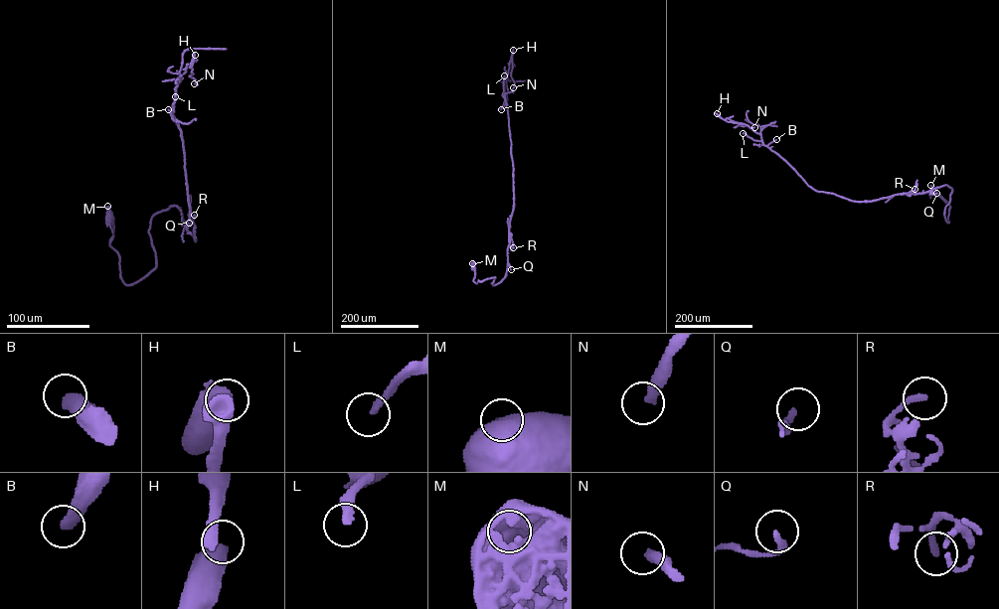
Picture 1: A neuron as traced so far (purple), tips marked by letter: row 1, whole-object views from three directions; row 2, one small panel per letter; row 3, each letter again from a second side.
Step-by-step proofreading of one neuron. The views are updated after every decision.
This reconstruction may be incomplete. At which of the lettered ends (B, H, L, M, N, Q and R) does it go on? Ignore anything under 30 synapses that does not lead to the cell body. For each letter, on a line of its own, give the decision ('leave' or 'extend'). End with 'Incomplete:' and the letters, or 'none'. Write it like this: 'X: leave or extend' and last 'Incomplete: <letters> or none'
B: extend
H: leave
L: leave
M: leave
N: extend
Q: leave
R: leave
Incomplete: B, N

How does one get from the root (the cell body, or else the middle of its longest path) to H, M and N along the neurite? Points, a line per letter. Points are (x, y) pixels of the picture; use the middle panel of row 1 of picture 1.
H: (513, 189), (508, 111), (502, 95), (513, 50)
M: (513, 189), (505, 277), (494, 285), (491, 283), (495, 277), (475, 283), (472, 263)
N: (513, 189), (508, 111), (502, 95), (512, 58), (513, 87)

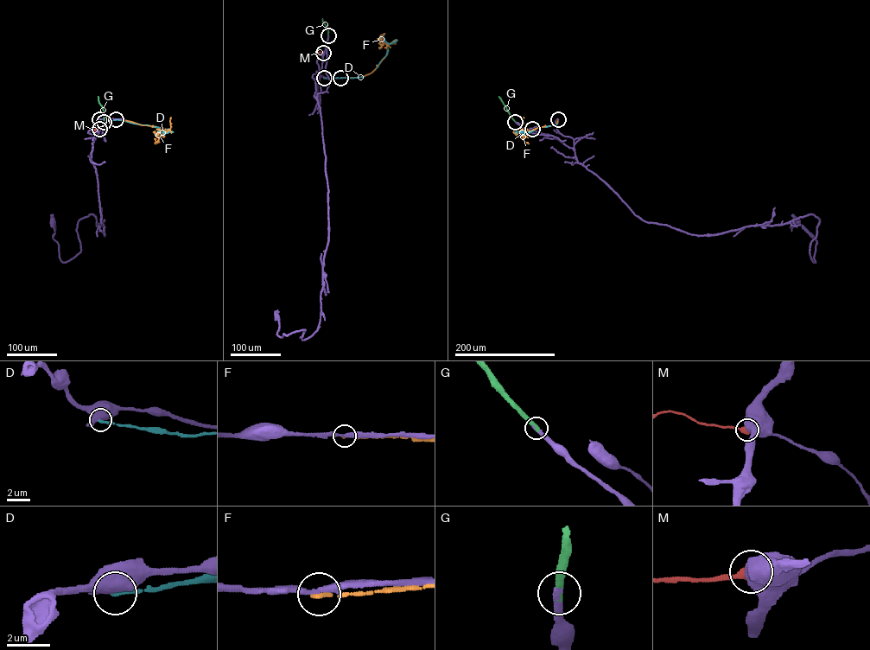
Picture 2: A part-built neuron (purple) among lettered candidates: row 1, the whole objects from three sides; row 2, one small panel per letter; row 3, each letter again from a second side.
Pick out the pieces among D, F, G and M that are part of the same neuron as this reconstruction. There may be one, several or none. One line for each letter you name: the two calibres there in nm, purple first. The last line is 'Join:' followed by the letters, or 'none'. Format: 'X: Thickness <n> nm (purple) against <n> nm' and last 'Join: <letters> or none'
G: Thickness 320 nm (purple) against 400 nm
Join: G

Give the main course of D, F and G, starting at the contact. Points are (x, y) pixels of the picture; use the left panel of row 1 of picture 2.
D: (99, 119), (124, 120), (159, 127), (163, 131), (156, 135)
F: (116, 119), (160, 128), (163, 134), (156, 136), (160, 132), (156, 129)
G: (104, 122), (104, 112), (98, 96)

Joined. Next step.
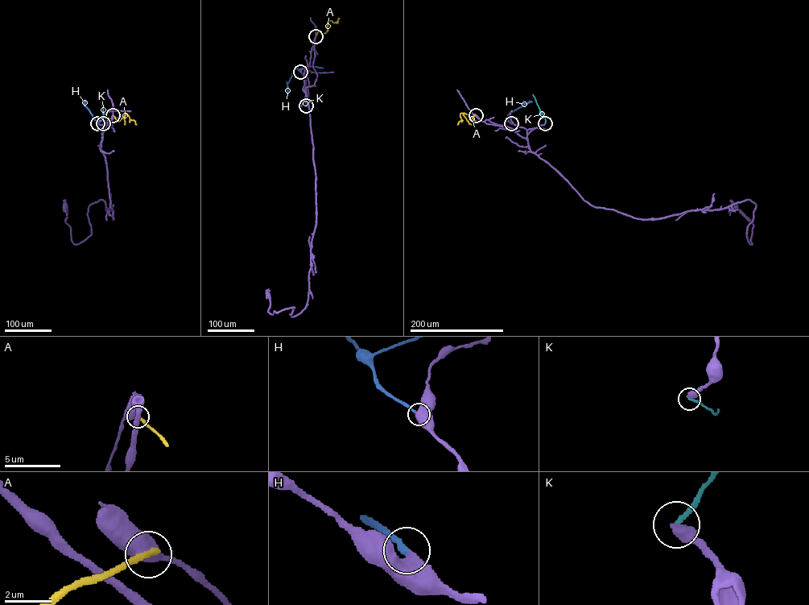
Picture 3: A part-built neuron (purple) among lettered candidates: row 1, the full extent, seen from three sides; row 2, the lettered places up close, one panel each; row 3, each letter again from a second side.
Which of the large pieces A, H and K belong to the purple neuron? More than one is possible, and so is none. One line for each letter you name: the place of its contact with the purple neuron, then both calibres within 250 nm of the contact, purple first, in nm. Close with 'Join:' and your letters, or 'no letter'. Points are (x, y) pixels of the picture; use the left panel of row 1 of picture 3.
H: Touches purple at (97, 123). Thickness 600 nm (purple) against 280 nm
Join: H

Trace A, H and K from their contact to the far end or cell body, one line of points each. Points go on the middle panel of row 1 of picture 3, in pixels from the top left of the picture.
A: (315, 36), (318, 31), (321, 34), (325, 33), (330, 20), (337, 22), (339, 18)
H: (300, 72), (296, 68), (295, 69), (288, 89), (286, 81)
K: (306, 105), (306, 93)

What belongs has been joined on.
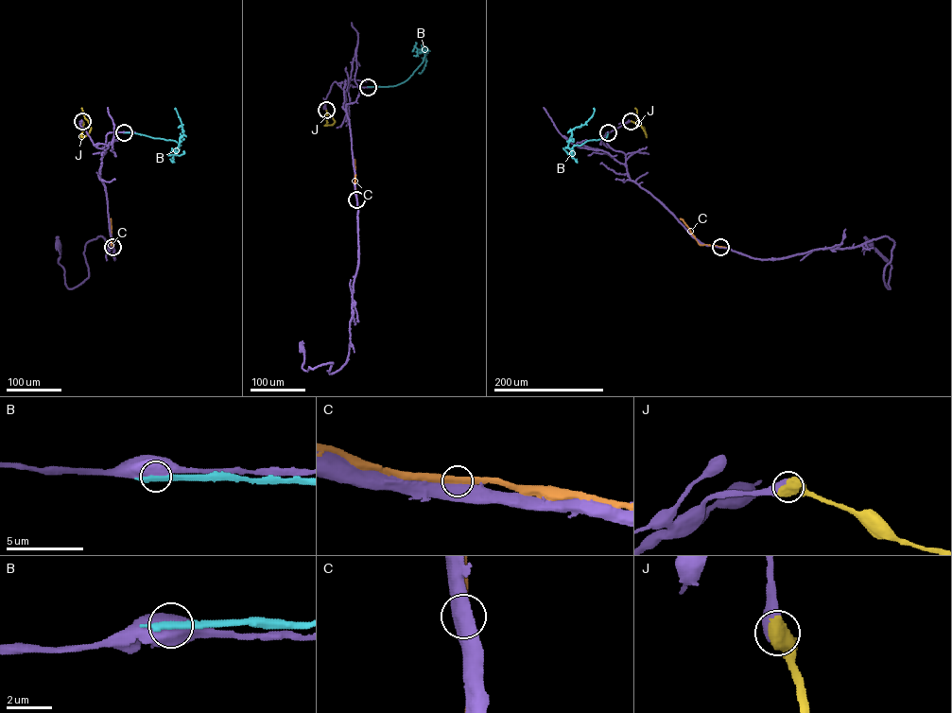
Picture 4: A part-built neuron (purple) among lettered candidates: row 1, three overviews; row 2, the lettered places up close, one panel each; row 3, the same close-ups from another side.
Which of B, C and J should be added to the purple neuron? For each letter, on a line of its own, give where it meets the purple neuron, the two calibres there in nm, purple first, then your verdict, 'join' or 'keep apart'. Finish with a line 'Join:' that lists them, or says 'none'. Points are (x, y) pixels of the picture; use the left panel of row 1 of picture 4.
B: (124, 132) | 750/360 nm | keep apart
C: (112, 247) | 550/420 nm | keep apart
J: (82, 121) | 700/900 nm | join
Join: J

